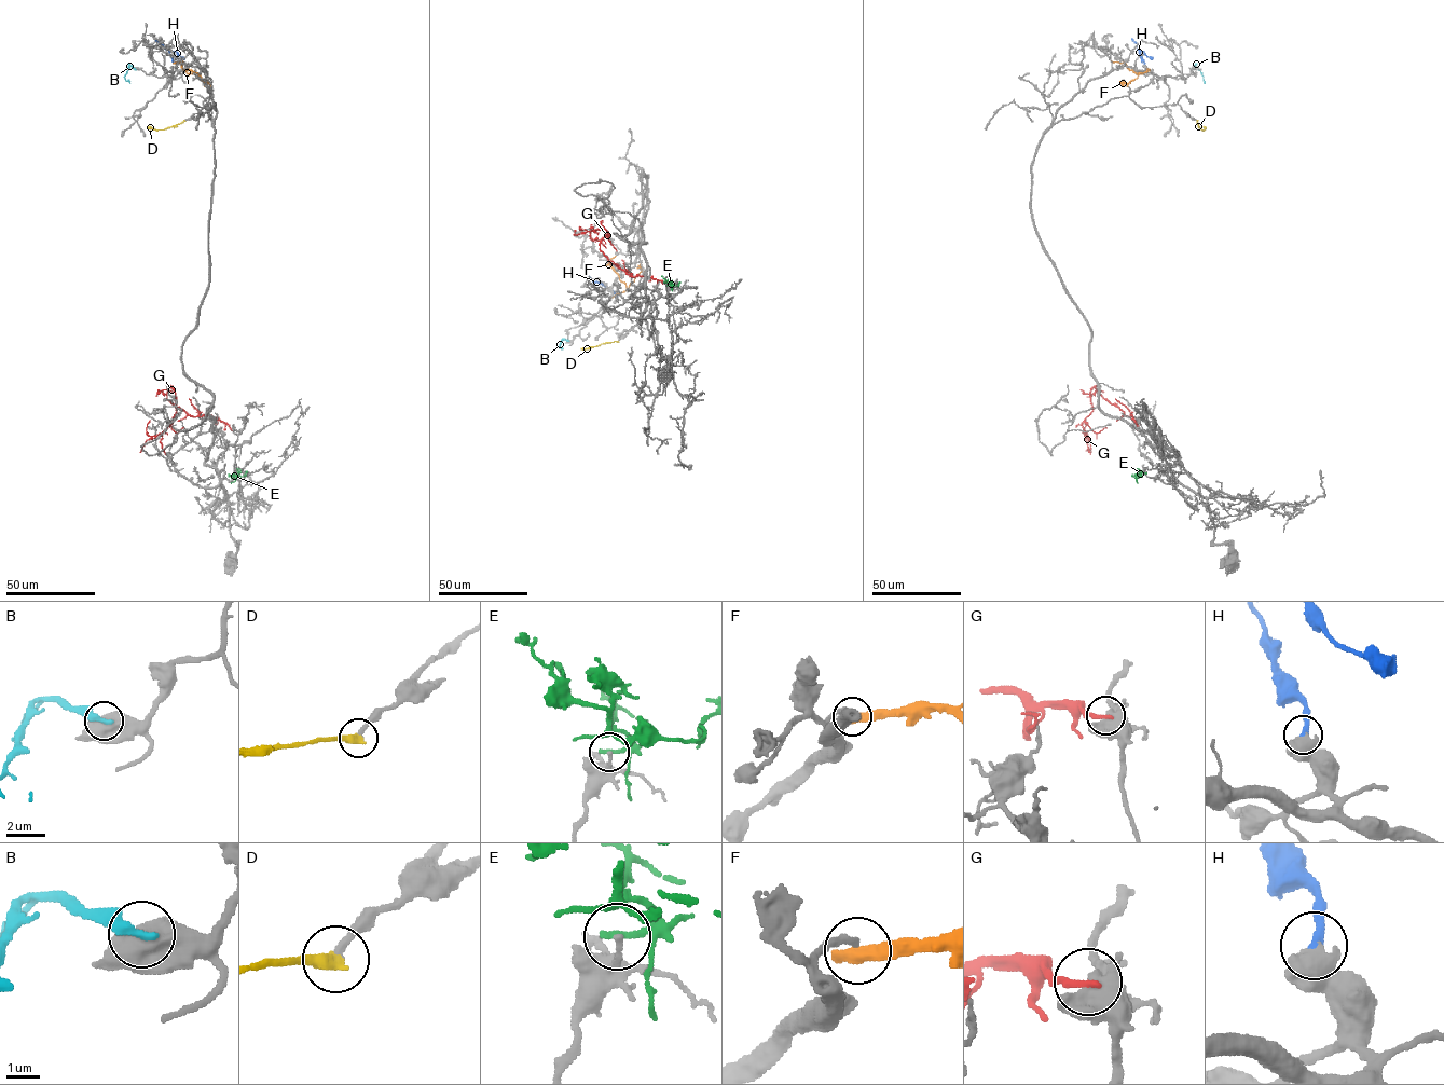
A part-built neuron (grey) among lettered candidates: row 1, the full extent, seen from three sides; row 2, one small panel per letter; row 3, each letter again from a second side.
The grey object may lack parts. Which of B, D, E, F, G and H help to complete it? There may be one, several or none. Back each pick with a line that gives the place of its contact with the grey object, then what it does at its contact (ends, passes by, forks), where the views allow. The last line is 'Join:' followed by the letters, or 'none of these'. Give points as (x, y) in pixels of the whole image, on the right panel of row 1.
D: contact (1197, 120); it ends
H: contact (1144, 65); it ends
Join: D, H

